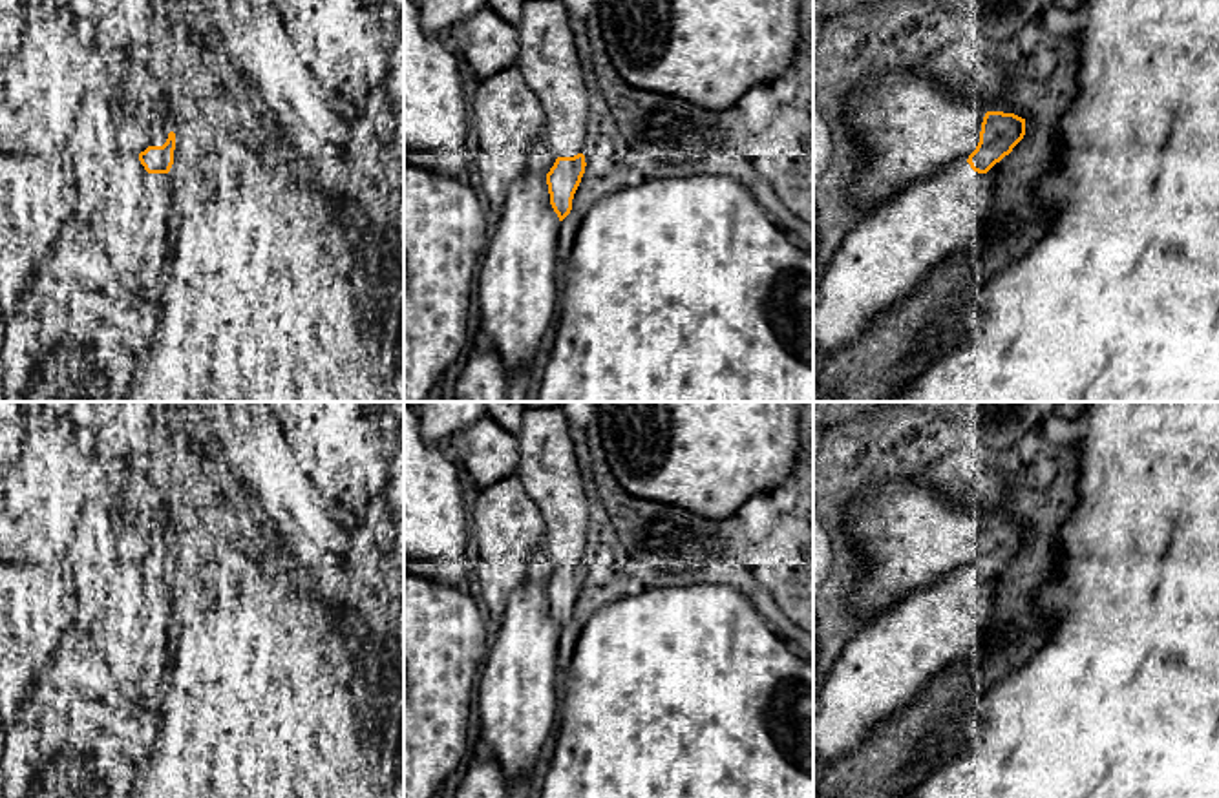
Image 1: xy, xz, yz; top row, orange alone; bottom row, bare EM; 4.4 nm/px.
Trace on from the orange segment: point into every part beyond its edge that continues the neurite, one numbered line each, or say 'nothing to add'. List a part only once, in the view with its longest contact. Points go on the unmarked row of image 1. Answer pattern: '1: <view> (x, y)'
1: yz (907, 537)

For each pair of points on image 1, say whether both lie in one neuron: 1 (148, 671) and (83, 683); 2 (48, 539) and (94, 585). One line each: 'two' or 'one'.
1: two
2: two

